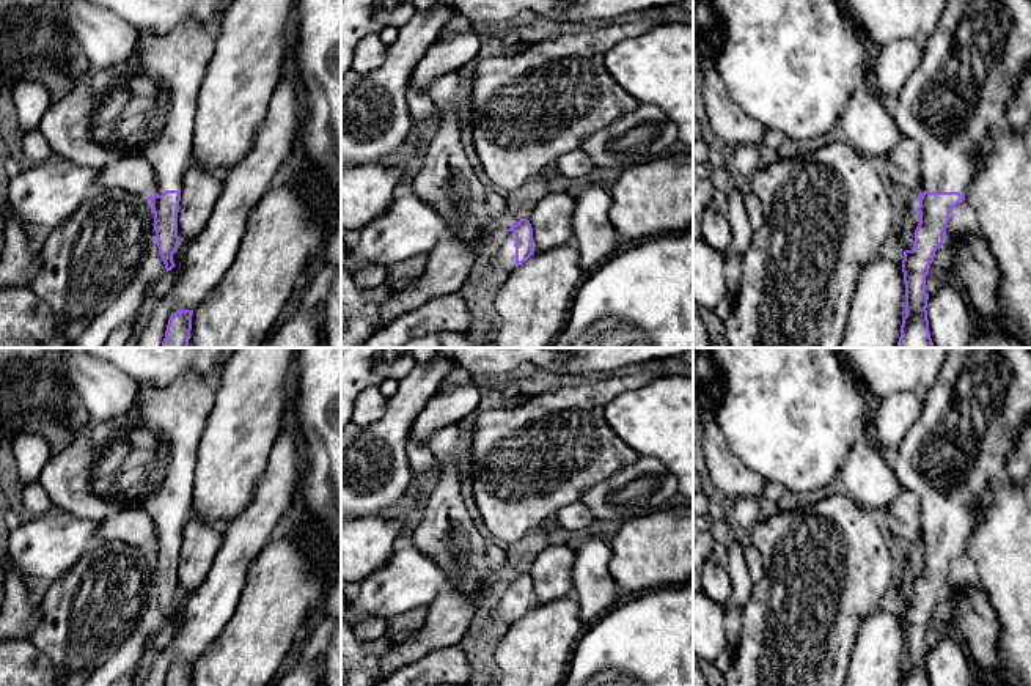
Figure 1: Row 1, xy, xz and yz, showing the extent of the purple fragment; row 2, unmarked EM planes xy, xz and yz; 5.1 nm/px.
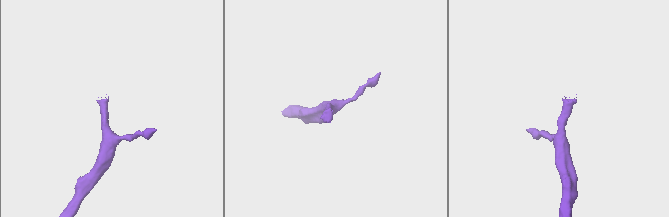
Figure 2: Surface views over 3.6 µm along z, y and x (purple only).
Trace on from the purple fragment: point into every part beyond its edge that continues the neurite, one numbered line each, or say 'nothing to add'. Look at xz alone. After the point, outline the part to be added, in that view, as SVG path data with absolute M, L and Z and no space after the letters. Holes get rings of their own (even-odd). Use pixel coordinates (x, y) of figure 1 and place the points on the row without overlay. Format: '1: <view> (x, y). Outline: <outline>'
1: xz (503, 608). Outline: M506 584L495 601L490 604L489 610L490 614L503 625L503 628L512 625L517 621L516 615L516 585Z

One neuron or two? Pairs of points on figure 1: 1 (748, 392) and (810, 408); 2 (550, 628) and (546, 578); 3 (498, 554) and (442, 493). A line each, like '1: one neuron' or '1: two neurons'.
1: one neuron
2: one neuron
3: two neurons

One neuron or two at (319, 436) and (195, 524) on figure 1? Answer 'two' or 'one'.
two

